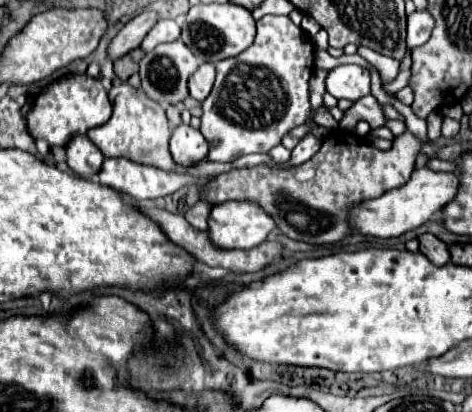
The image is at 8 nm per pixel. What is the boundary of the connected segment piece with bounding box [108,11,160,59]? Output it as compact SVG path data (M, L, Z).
M142 11L140 15L136 15L134 19L130 19L122 31L112 39L110 47L108 47L108 53L110 53L110 59L118 59L126 53L130 53L132 49L136 49L142 39L148 35L148 31L158 23L158 13L156 11Z

